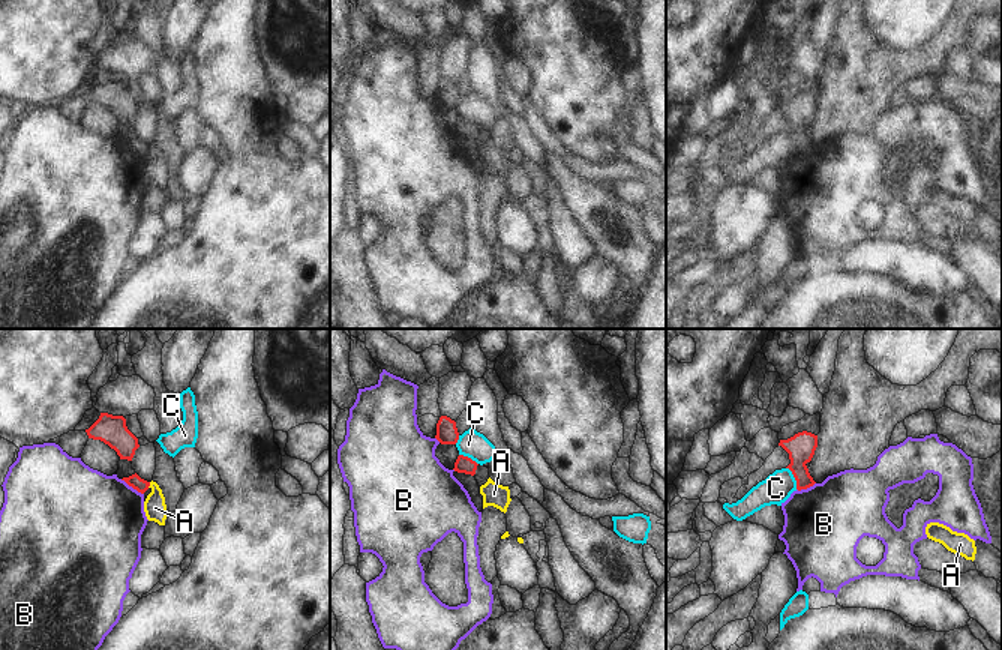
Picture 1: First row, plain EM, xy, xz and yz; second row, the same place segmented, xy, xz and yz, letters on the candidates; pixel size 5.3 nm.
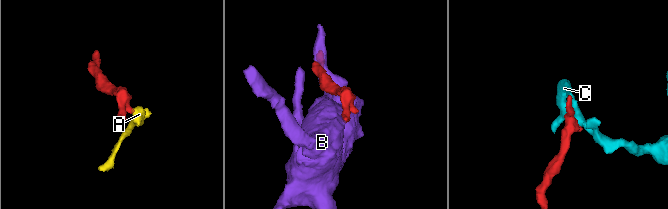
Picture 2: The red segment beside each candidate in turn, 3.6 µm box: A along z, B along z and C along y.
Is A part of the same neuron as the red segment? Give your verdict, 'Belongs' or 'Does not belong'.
Does not belong.

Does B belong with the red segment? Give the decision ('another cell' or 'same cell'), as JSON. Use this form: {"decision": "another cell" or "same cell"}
{"decision": "another cell"}

